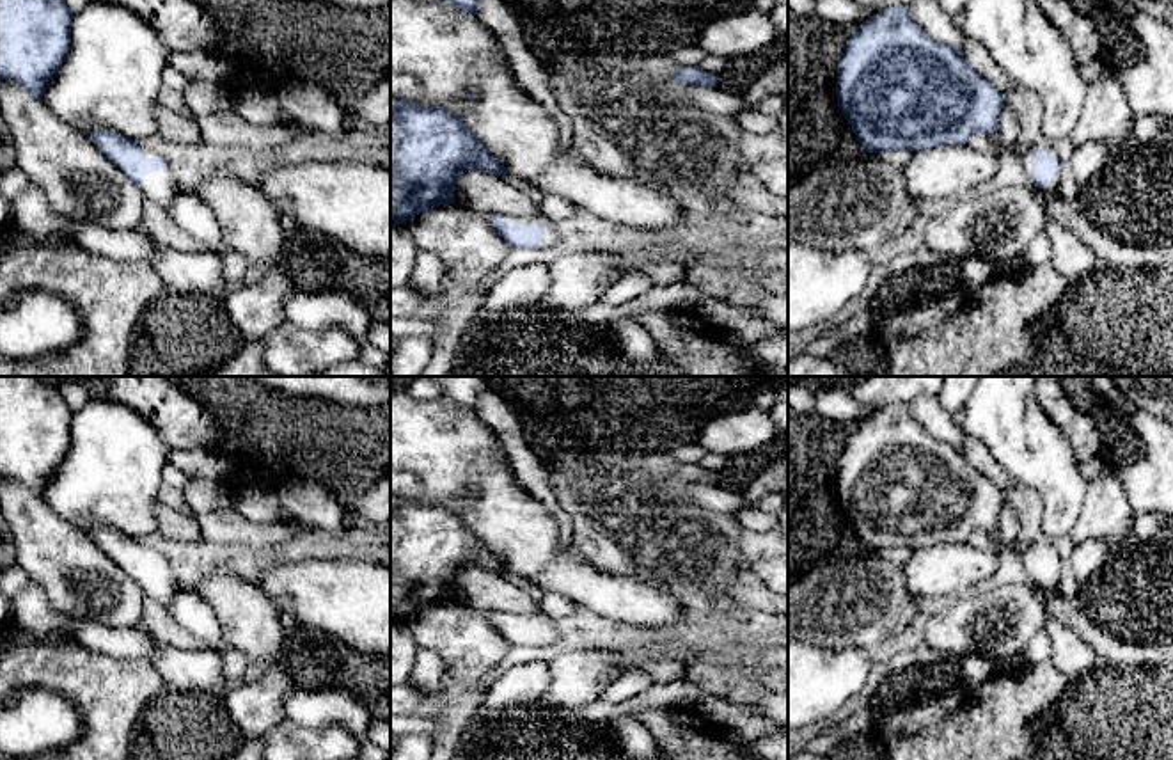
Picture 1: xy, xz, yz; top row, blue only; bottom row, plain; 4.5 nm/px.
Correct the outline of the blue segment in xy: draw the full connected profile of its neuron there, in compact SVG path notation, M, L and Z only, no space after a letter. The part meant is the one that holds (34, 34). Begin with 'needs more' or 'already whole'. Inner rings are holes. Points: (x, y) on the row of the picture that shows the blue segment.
already whole; M0 0L0 78L16 82L41 101L53 73L69 55L73 20L64 0Z

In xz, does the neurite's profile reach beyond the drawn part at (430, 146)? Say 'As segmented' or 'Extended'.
As segmented

